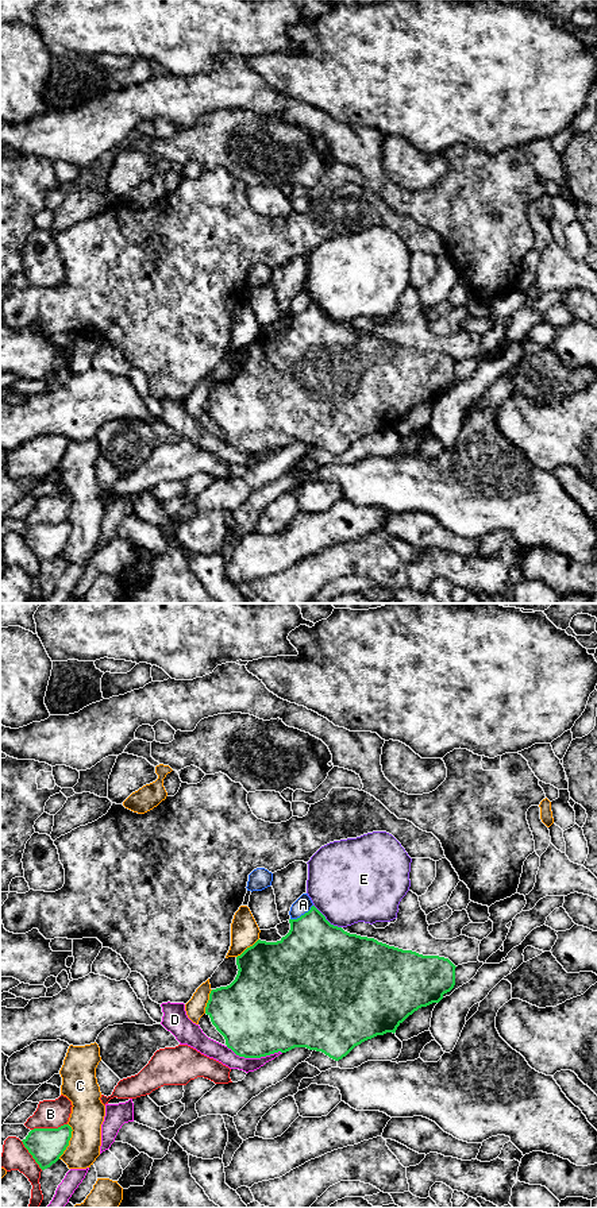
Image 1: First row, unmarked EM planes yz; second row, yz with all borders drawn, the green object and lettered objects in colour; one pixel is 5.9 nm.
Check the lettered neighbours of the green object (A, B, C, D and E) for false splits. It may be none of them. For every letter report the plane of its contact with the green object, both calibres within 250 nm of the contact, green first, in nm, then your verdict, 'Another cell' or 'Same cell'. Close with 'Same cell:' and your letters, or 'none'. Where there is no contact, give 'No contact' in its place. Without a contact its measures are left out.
A: Touches green in yz. Thickness 420 nm (green) against 100 nm. Another cell
B: Touches green in yz. Thickness 200 nm (green) against 180 nm. Another cell
C: Touches green in yz. Thickness 200 nm (green) against 200 nm. Another cell
D: Touches green in yz. Thickness 480 nm (green) against 100 nm. Another cell
E: Touches green in yz. Thickness 460 nm (green) against 460 nm. Another cell
Same cell: none

